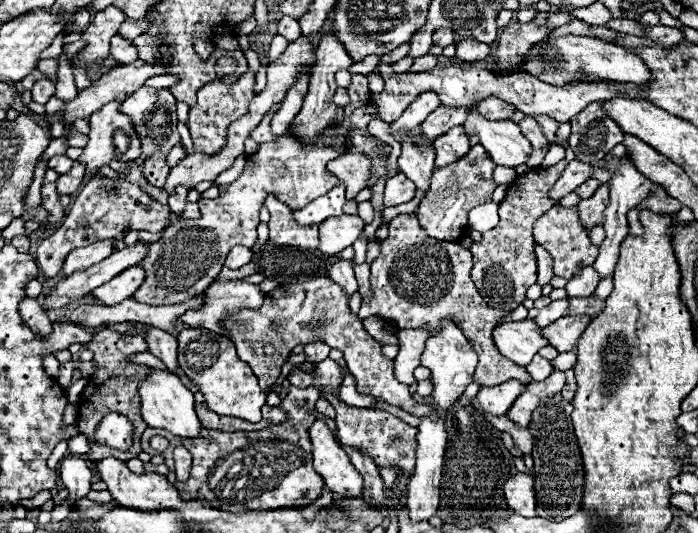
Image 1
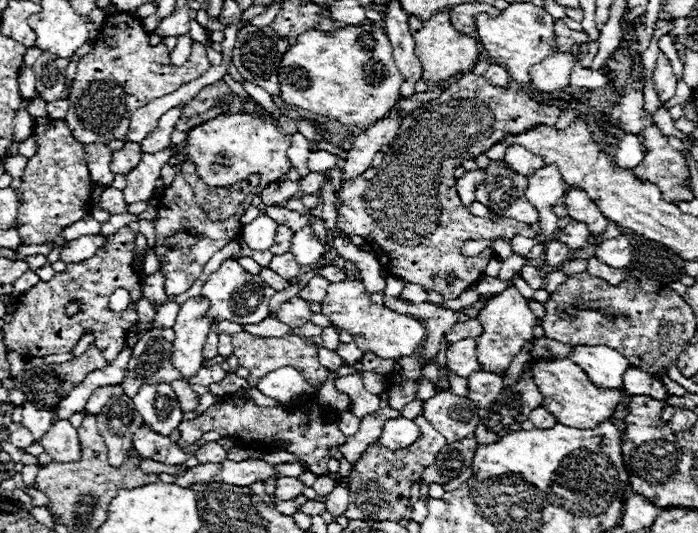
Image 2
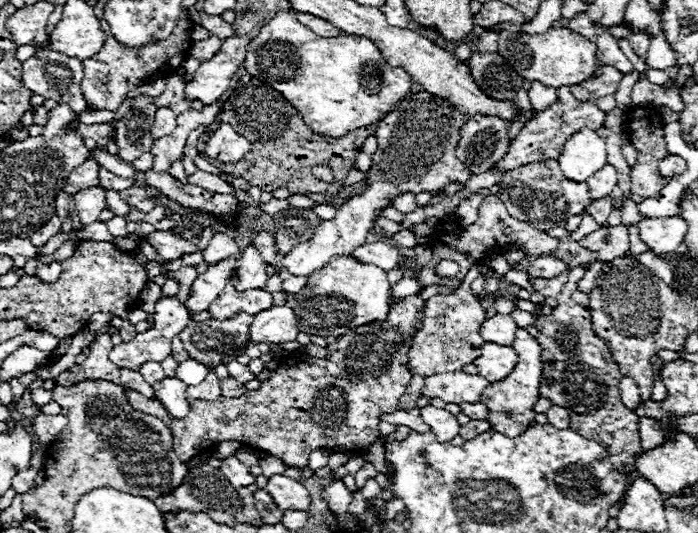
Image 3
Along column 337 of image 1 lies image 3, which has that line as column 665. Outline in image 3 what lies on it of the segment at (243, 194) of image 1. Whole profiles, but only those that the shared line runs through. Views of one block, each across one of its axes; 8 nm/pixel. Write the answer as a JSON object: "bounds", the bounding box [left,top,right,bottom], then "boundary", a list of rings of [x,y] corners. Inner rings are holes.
{"bounds":[626,104,670,202],"boundary":[[[638,104],[638,106],[632,106],[628,112],[626,112],[626,130],[628,130],[628,136],[630,136],[630,142],[634,144],[636,152],[638,152],[638,160],[636,164],[632,166],[632,200],[634,202],[642,202],[646,198],[652,198],[654,194],[658,194],[658,190],[662,190],[670,178],[664,178],[658,170],[658,164],[660,160],[664,160],[664,156],[668,156],[668,150],[666,150],[666,144],[664,144],[664,132],[662,132],[662,120],[658,116],[658,112],[654,112],[652,106],[646,106],[646,104]]]}

